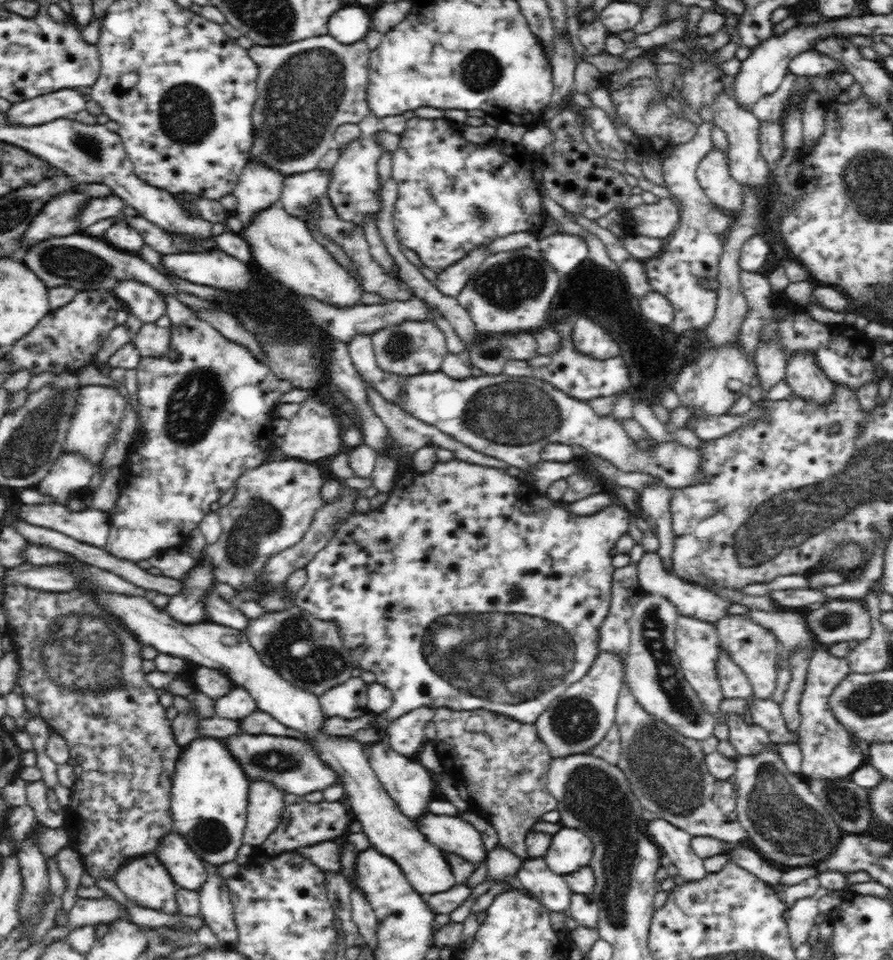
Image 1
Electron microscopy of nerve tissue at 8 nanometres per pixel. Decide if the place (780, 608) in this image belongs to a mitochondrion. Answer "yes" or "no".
no

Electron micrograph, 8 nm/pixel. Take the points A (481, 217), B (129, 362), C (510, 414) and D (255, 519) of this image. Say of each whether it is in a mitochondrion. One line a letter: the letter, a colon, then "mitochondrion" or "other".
A: mitochondrion
B: other
C: mitochondrion
D: mitochondrion

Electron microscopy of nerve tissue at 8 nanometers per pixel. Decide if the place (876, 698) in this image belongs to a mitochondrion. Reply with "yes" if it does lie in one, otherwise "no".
yes

